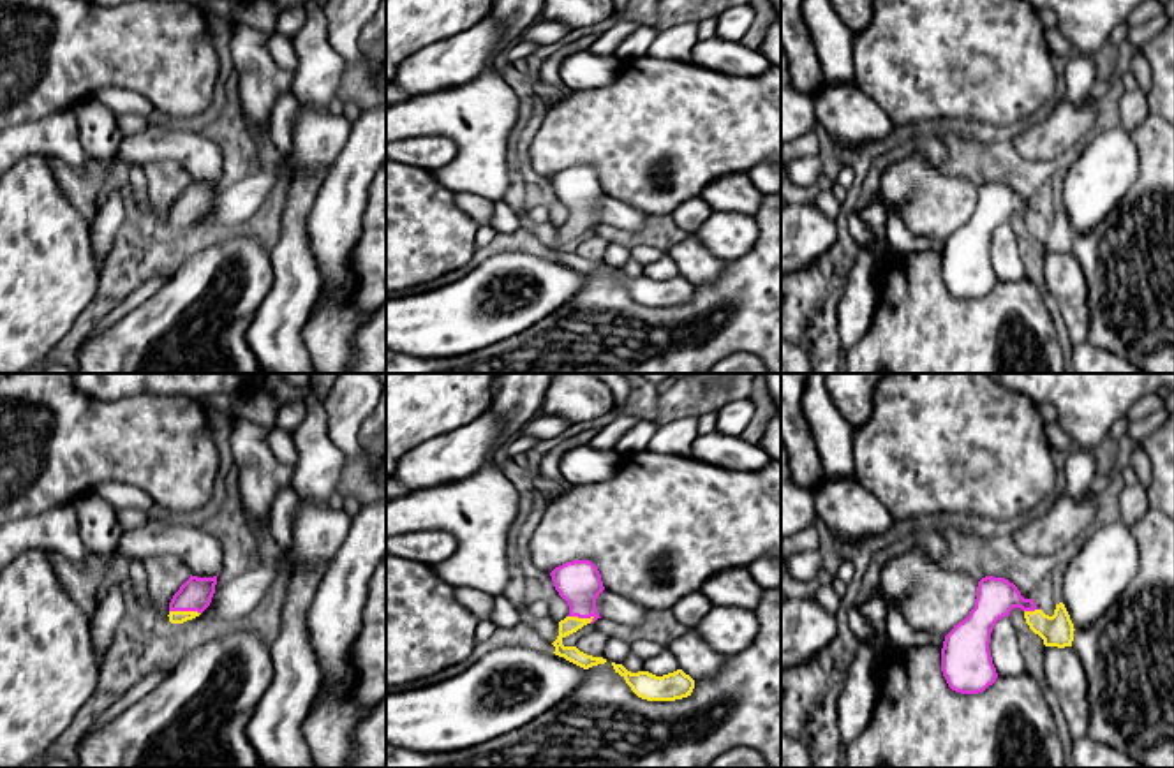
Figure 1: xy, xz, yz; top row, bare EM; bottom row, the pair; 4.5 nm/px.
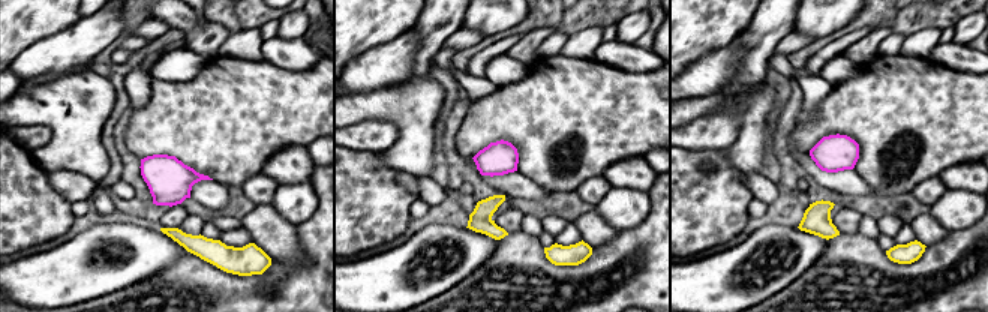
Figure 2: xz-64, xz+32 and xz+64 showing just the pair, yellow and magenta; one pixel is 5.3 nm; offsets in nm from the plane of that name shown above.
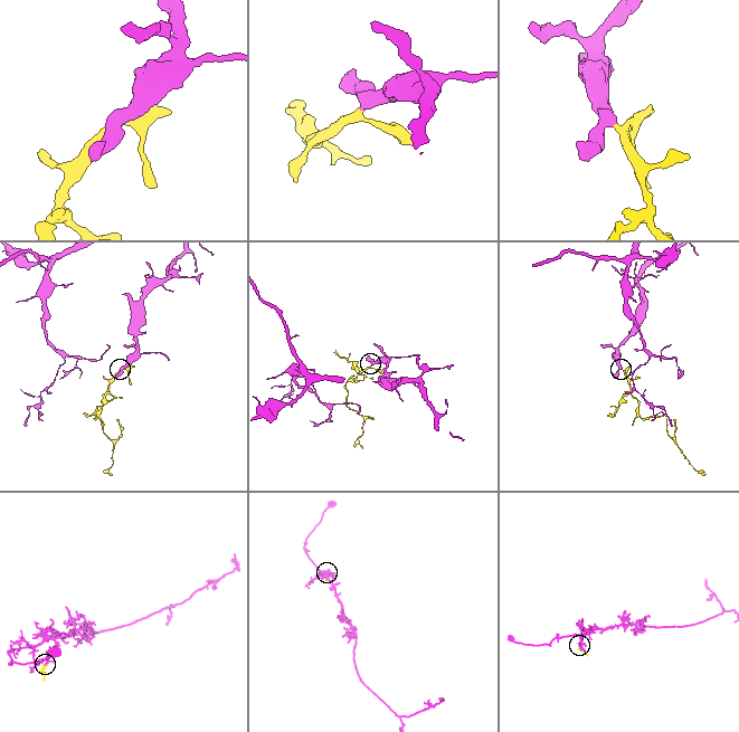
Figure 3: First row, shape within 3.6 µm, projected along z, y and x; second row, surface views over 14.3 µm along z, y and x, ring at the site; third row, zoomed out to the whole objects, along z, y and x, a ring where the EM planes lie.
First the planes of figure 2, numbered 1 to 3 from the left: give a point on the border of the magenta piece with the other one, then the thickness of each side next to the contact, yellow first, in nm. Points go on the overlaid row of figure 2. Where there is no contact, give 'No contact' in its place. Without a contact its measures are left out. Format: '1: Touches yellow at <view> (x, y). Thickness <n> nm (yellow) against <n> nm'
1: No contact
2: No contact
3: No contact

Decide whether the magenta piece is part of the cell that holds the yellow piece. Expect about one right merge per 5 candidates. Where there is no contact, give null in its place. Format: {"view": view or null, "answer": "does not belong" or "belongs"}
{"view": "xz", "answer": "belongs"}

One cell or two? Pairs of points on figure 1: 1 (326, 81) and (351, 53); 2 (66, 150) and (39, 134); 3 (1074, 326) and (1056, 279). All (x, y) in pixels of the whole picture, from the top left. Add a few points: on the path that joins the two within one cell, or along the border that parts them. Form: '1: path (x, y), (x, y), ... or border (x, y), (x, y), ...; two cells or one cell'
1: border (326, 23), (328, 43), (346, 62); two cells
2: path (59, 143), (46, 136); one cell
3: path (1074, 314), (1069, 291); one cell

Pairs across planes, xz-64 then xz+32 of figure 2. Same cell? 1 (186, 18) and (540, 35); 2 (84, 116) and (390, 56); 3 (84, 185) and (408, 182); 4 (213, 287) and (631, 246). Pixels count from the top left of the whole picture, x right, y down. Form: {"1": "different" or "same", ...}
{"1": "different", "2": "same", "3": "same", "4": "same"}

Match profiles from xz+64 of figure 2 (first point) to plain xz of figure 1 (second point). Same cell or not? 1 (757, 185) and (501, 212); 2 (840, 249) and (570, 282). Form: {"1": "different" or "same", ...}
{"1": "same", "2": "different"}

